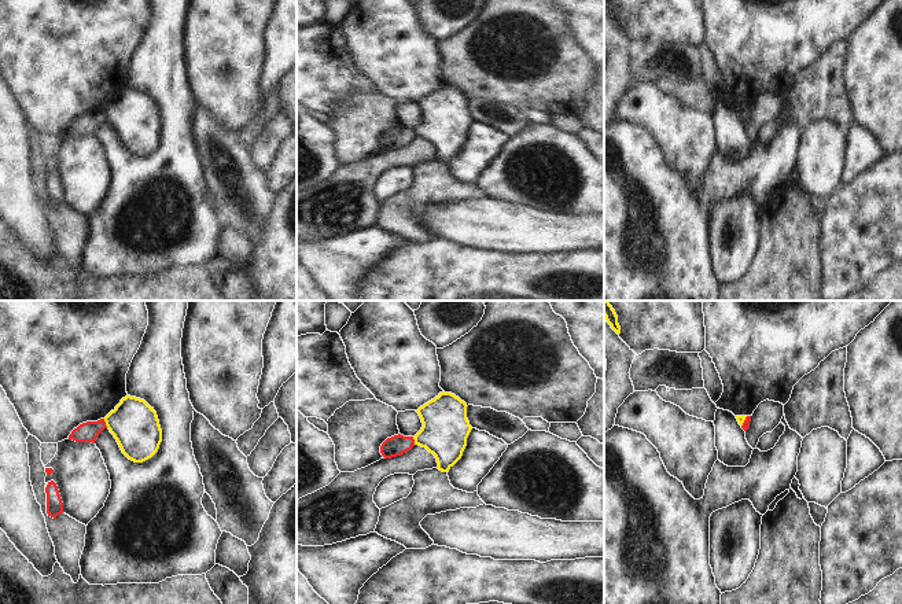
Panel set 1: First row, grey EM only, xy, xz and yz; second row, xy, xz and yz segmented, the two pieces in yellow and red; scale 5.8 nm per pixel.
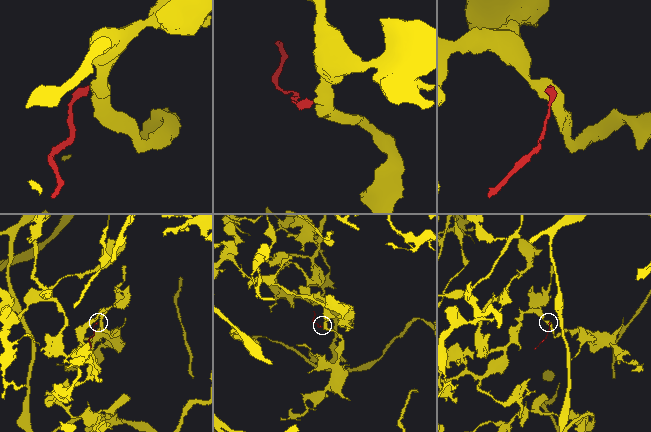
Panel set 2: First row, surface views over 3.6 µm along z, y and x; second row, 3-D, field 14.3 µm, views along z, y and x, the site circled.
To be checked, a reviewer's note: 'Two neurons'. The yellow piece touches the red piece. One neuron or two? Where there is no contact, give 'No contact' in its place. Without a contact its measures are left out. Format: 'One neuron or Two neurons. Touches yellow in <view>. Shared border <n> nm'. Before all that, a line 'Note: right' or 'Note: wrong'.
Note: right
Two neurons. Touches yellow in xy. Shared border 60 nm.

